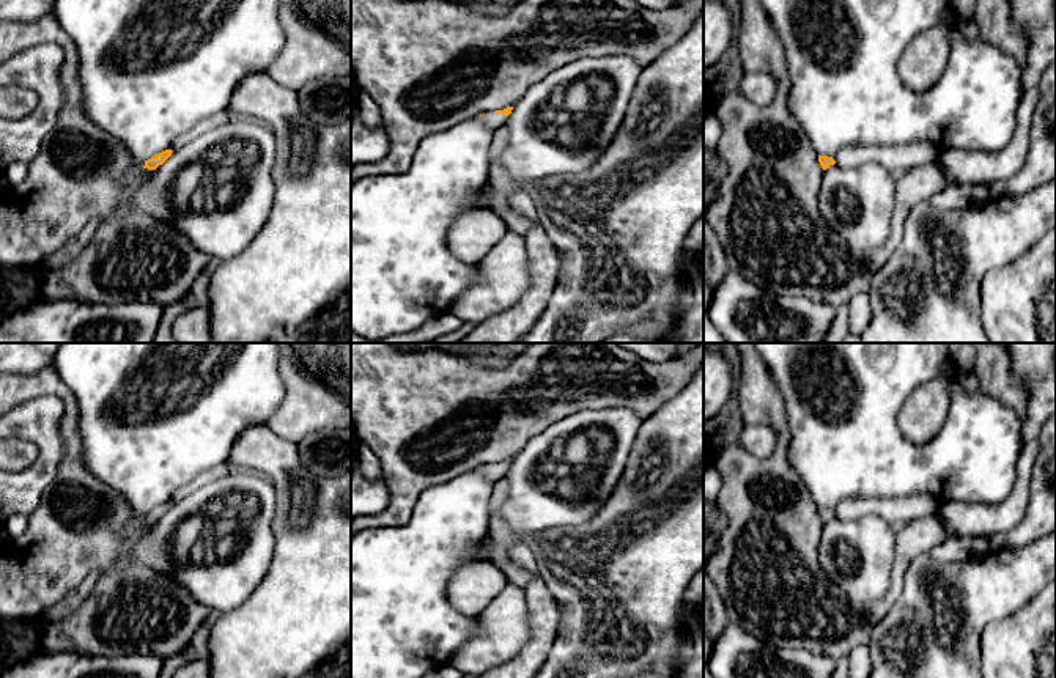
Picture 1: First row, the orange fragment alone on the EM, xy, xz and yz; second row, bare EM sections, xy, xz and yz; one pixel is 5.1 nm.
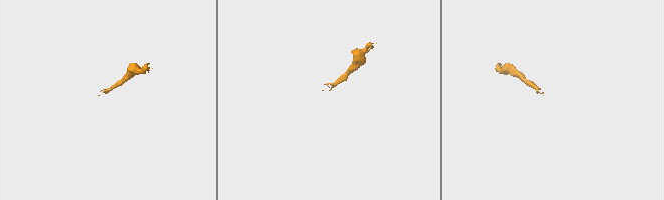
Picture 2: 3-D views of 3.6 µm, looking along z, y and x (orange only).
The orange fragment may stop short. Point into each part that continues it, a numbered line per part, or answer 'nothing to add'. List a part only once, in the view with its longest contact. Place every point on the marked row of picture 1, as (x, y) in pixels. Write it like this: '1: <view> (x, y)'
1: xz (493, 120)

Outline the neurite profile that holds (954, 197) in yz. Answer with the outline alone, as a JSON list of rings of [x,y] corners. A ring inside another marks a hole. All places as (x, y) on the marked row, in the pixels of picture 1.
[[[951,184],[944,190],[929,198],[930,205],[936,209],[966,209],[980,206],[991,200],[995,195],[987,186],[971,184]]]

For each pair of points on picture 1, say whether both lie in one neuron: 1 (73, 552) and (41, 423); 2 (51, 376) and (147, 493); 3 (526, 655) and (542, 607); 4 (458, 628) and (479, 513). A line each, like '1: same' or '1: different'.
1: different
2: different
3: same
4: same

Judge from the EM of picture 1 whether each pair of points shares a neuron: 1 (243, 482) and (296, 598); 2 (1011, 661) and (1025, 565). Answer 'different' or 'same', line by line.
1: different
2: different

